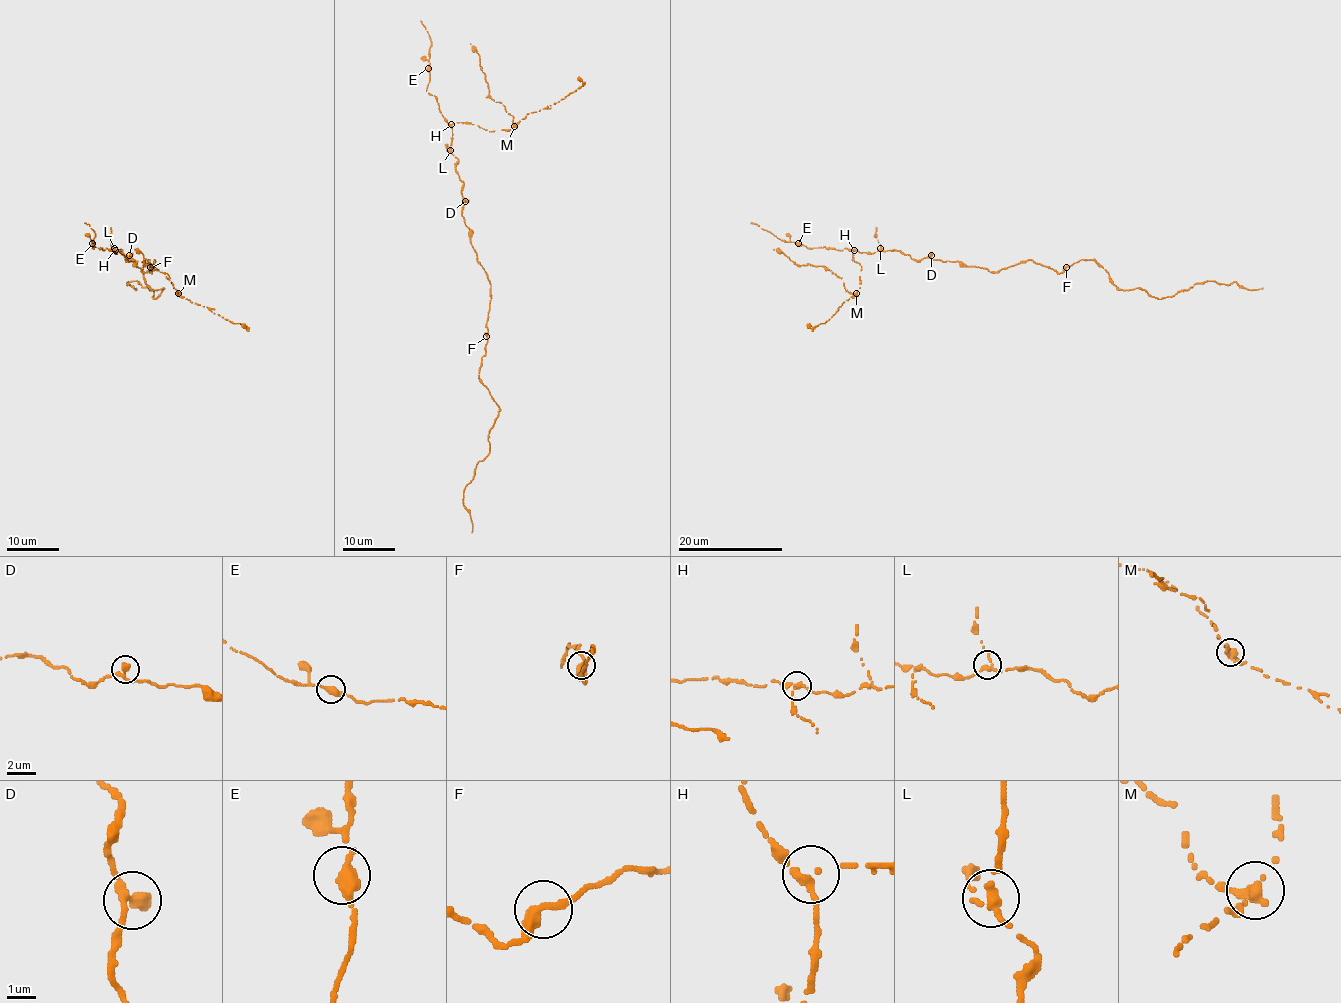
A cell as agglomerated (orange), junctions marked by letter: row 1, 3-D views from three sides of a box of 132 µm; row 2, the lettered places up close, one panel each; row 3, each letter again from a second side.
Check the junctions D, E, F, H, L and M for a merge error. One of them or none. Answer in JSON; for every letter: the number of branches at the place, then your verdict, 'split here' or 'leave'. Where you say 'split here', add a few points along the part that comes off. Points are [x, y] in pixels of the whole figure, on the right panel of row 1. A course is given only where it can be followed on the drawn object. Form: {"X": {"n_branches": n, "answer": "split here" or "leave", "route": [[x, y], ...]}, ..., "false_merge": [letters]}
{"D": {"n_branches": 2, "answer": "leave"}, "E": {"n_branches": 2, "answer": "leave"}, "F": {"n_branches": 2, "answer": "leave"}, "H": {"n_branches": 3, "answer": "leave"}, "L": {"n_branches": 3, "answer": "leave"}, "M": {"n_branches": 3, "answer": "split here", "route": [[856, 293], [847, 291], [839, 277], [828, 268], [796, 264], [773, 248]]}, "false_merge": ["M"]}

